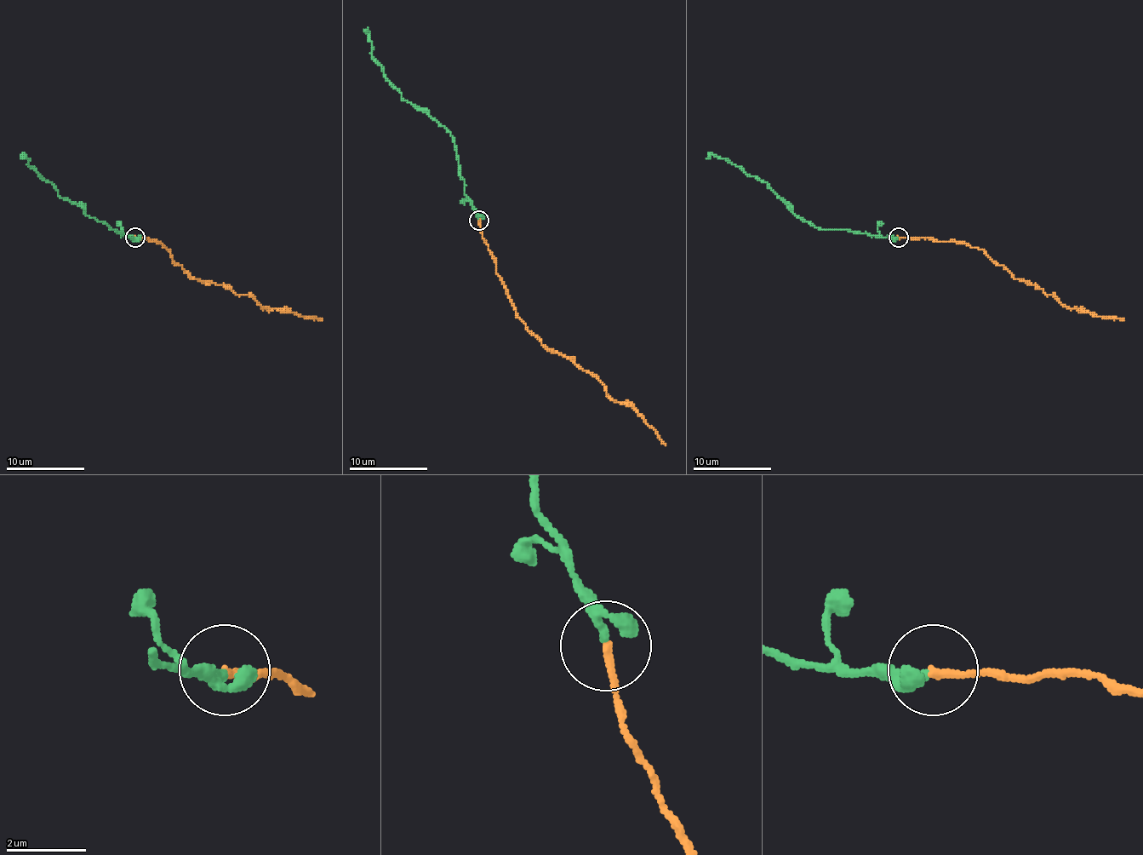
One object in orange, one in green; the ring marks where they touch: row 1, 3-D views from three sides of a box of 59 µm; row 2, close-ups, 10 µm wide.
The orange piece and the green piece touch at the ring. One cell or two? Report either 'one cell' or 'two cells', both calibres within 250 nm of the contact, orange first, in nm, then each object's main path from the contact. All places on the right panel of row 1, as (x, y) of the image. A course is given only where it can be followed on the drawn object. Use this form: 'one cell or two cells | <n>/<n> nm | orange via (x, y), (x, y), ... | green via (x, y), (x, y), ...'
one cell | 200/190 nm | orange via (899, 238), (962, 241), (982, 249), (1015, 278), (1037, 284), (1065, 306), (1082, 308), (1096, 316), (1123, 320) | green via (897, 238), (819, 229), (798, 218), (756, 176), (747, 176), (734, 164), (712, 154), (706, 158)

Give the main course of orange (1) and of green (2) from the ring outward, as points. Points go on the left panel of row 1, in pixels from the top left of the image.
1: (134, 238), (158, 241), (191, 278), (227, 284), (266, 308), (284, 308), (322, 320)
2: (134, 238), (121, 235), (115, 229), (89, 218), (79, 206), (64, 200), (28, 164), (26, 154), (25, 158)

